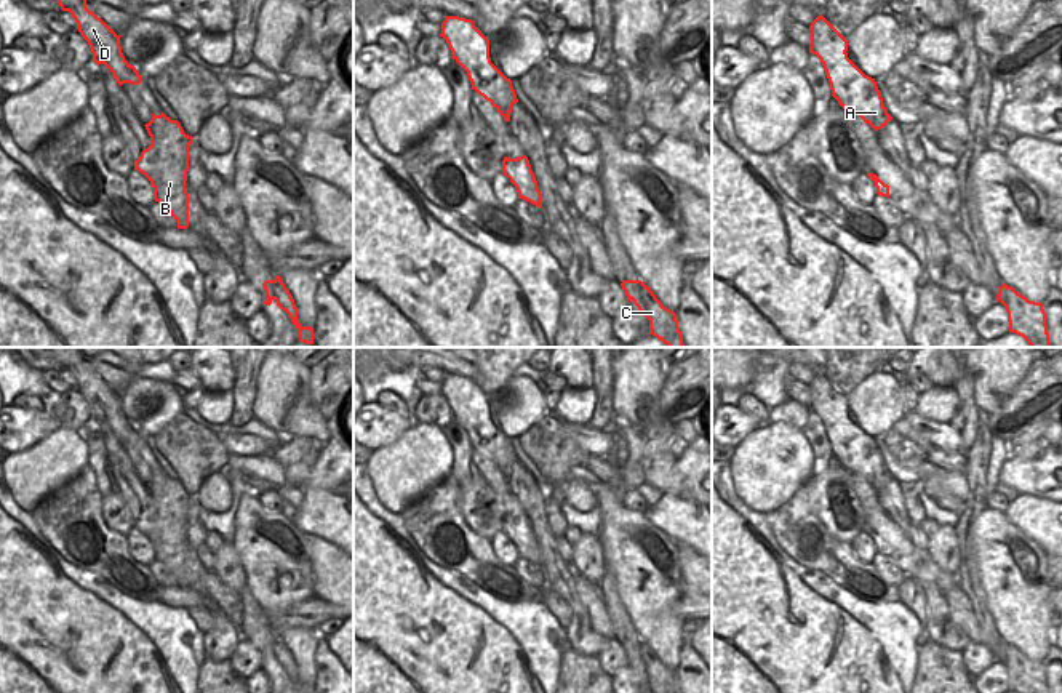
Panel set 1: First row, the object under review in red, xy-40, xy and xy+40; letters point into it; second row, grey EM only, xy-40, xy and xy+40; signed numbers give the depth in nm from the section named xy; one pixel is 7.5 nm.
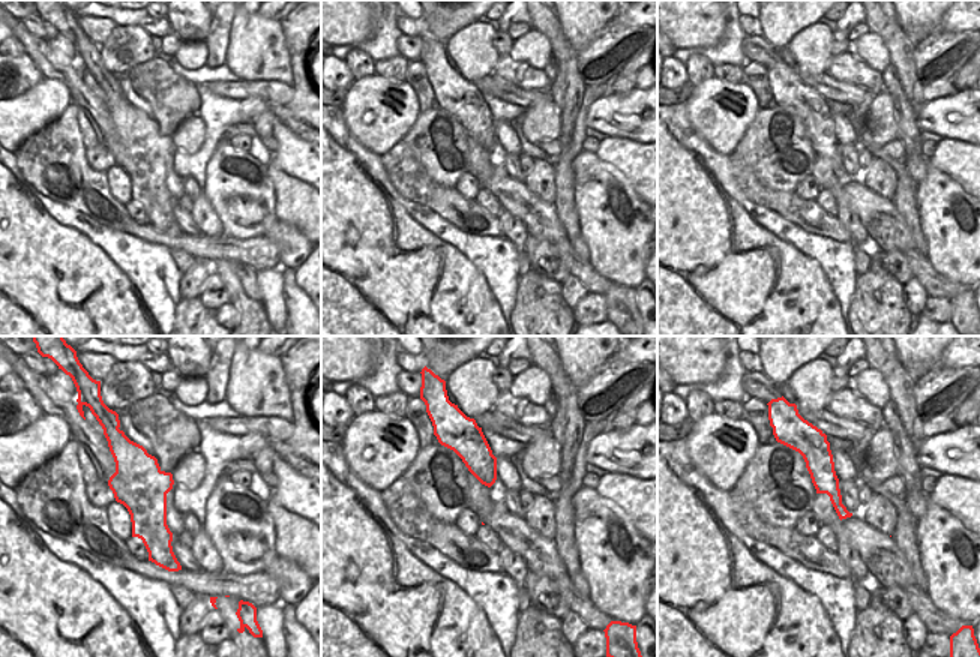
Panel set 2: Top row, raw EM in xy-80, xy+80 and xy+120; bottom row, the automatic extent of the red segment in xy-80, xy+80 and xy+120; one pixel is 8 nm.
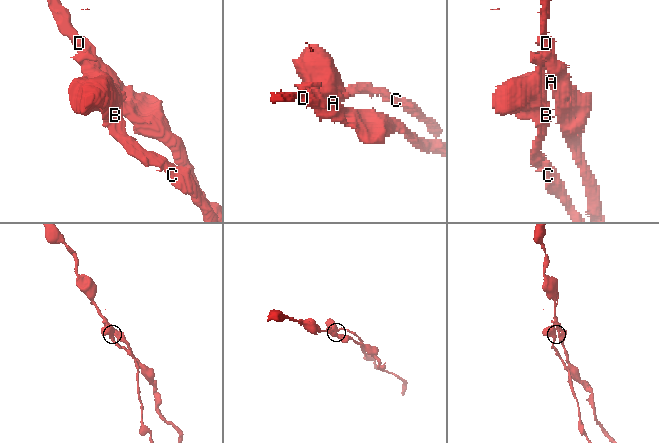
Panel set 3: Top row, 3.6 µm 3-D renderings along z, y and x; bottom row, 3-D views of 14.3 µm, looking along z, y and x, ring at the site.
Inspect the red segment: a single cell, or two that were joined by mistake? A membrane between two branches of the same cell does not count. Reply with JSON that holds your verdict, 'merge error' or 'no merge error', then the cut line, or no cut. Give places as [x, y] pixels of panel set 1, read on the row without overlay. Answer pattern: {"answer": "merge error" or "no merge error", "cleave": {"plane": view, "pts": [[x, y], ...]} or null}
{"answer": "merge error", "cleave": {"plane": "xy", "pts": [[488, 410], [480, 412], [474, 418], [479, 440], [472, 445]]}}

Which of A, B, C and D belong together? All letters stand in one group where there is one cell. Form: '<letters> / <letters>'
A / B C D

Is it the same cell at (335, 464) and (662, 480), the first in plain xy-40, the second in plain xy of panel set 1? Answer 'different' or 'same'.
same

